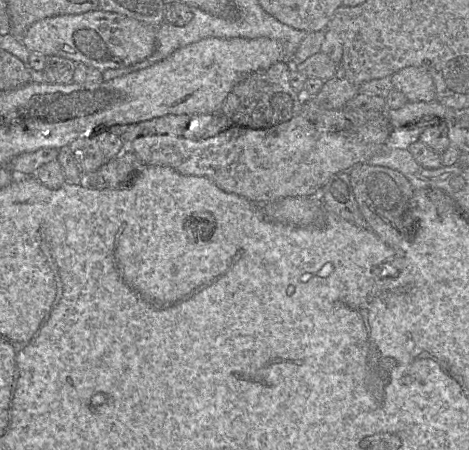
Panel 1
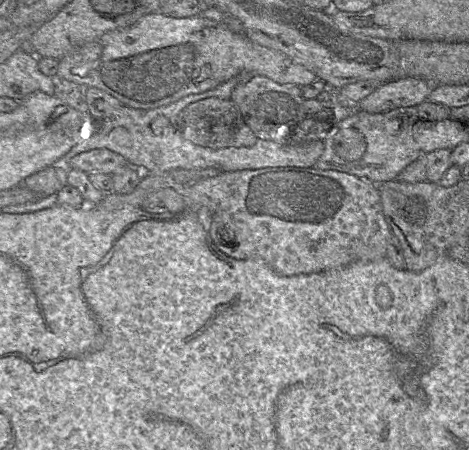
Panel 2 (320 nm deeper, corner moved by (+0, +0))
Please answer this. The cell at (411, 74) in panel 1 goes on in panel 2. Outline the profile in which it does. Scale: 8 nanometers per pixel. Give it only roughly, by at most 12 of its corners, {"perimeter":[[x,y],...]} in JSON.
{"perimeter":[[403,77],[383,83],[357,106],[372,114],[417,107],[433,85]]}

